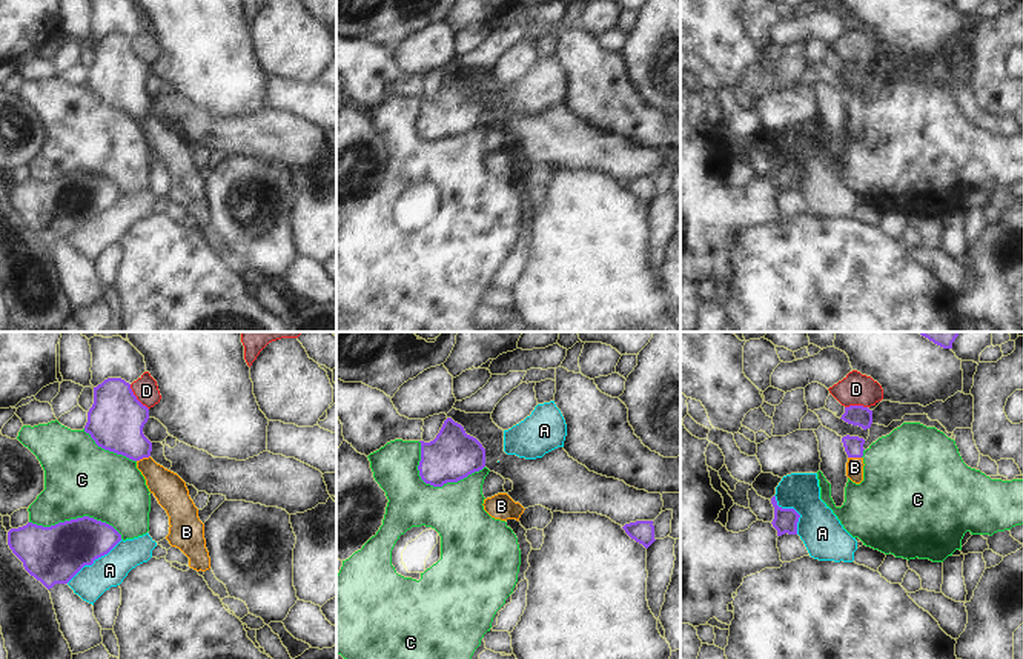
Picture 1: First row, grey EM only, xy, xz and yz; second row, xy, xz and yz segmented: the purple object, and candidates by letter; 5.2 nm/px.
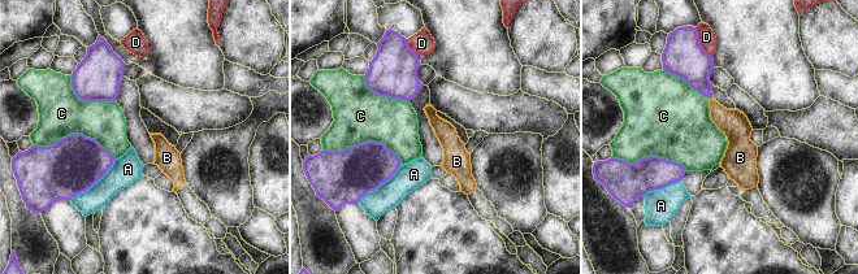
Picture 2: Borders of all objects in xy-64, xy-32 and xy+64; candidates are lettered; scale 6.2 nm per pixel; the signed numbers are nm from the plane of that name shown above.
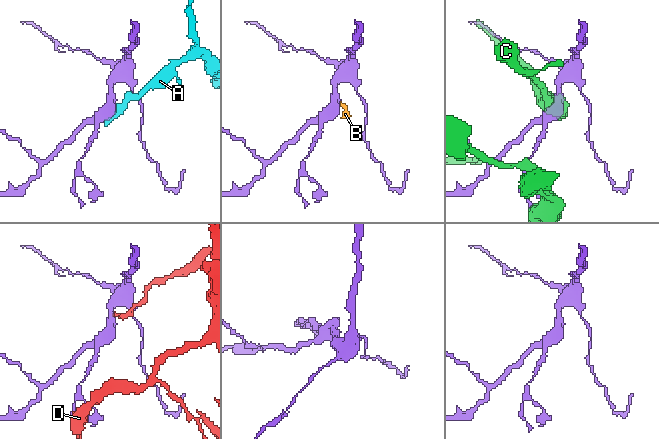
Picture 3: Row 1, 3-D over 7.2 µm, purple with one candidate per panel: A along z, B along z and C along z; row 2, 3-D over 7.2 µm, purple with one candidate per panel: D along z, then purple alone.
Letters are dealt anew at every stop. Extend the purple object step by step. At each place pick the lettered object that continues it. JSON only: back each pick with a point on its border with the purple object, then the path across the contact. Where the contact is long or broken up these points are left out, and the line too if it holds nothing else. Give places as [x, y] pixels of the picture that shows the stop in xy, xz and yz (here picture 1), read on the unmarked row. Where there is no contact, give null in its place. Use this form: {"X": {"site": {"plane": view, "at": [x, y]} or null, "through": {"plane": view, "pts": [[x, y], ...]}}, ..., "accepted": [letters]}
{"B": {"site": {"plane": "xy", "at": [143, 112]}, "through": {"plane": "xy", "pts": [[115, 77], [122, 89], [143, 112], [145, 120], [171, 148]]}}, "accepted": ["B"]}

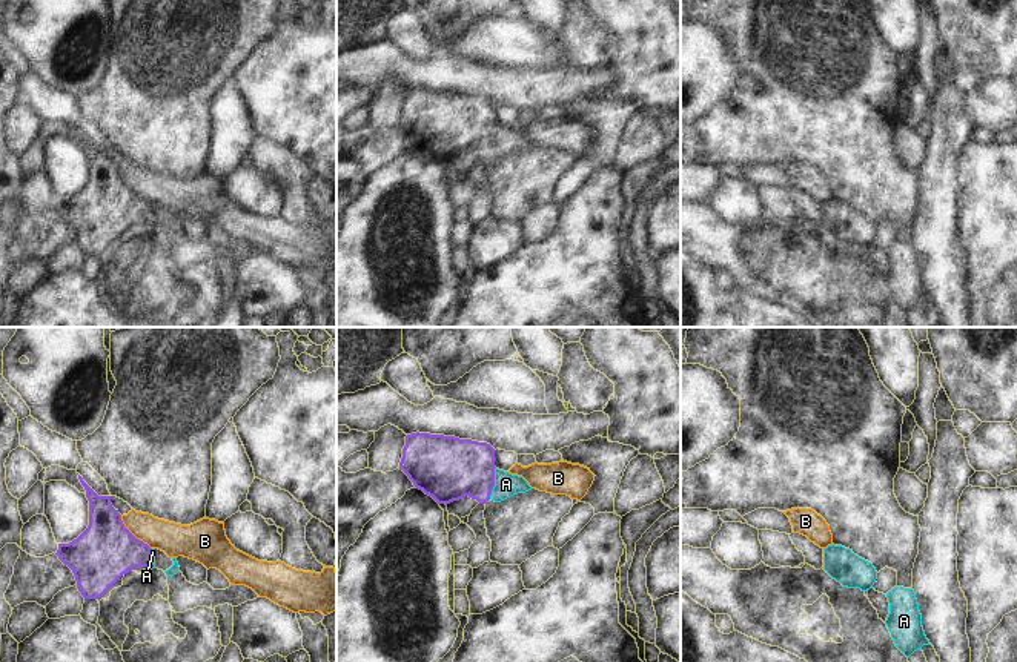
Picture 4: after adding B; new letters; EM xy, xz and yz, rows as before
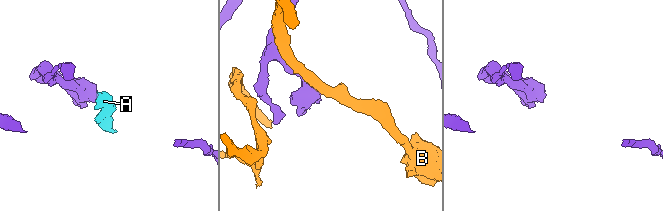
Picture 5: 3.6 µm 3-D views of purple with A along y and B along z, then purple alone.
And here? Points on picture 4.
{"A": {"site": {"plane": "xz", "at": [493, 139]}, "through": {"plane": "xz", "pts": [[449, 125], [467, 125], [493, 139], [506, 140]]}}, "accepted": ["A"]}

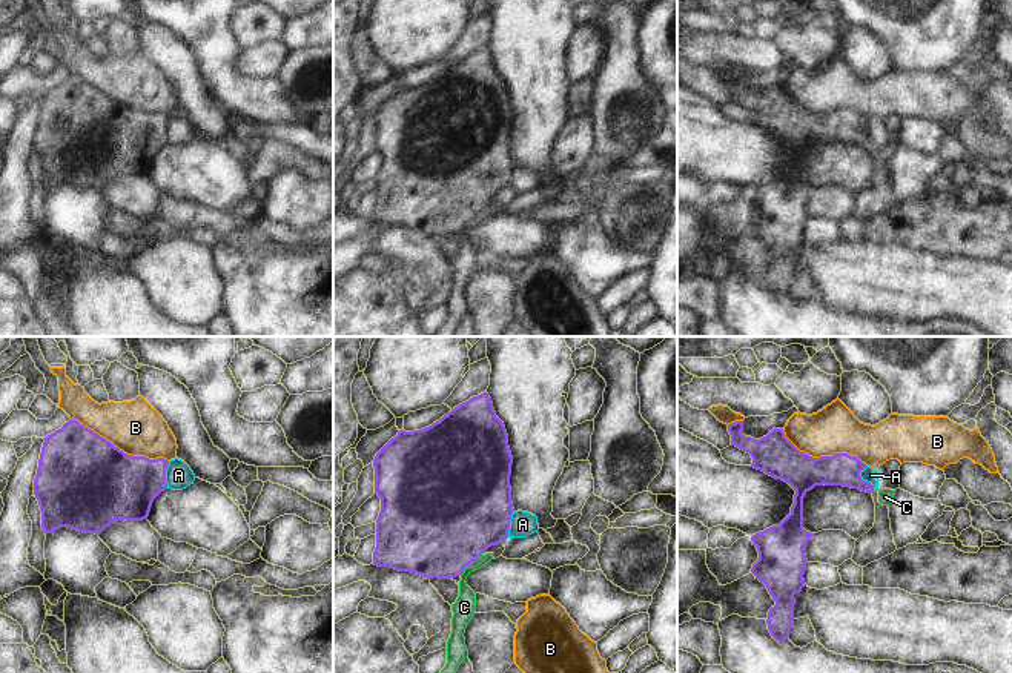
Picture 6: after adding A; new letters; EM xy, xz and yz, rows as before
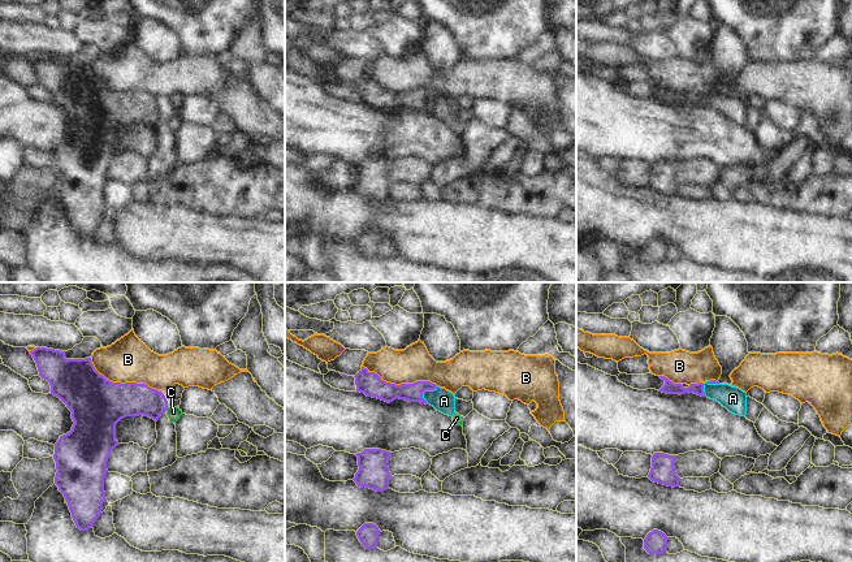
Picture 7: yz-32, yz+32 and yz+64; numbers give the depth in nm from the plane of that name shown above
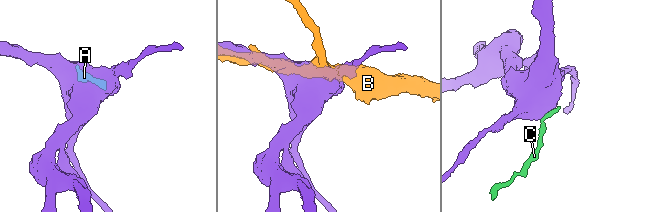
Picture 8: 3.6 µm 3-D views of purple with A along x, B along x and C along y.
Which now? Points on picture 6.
{"accepted": []}

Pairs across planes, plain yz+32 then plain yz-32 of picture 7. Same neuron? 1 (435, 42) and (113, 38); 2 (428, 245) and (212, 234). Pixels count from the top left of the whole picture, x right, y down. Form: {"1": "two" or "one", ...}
{"1": "two", "2": "one"}

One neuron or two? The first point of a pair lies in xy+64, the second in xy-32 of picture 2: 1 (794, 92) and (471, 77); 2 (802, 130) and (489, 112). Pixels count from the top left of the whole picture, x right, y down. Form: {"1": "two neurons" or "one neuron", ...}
{"1": "one neuron", "2": "one neuron"}

